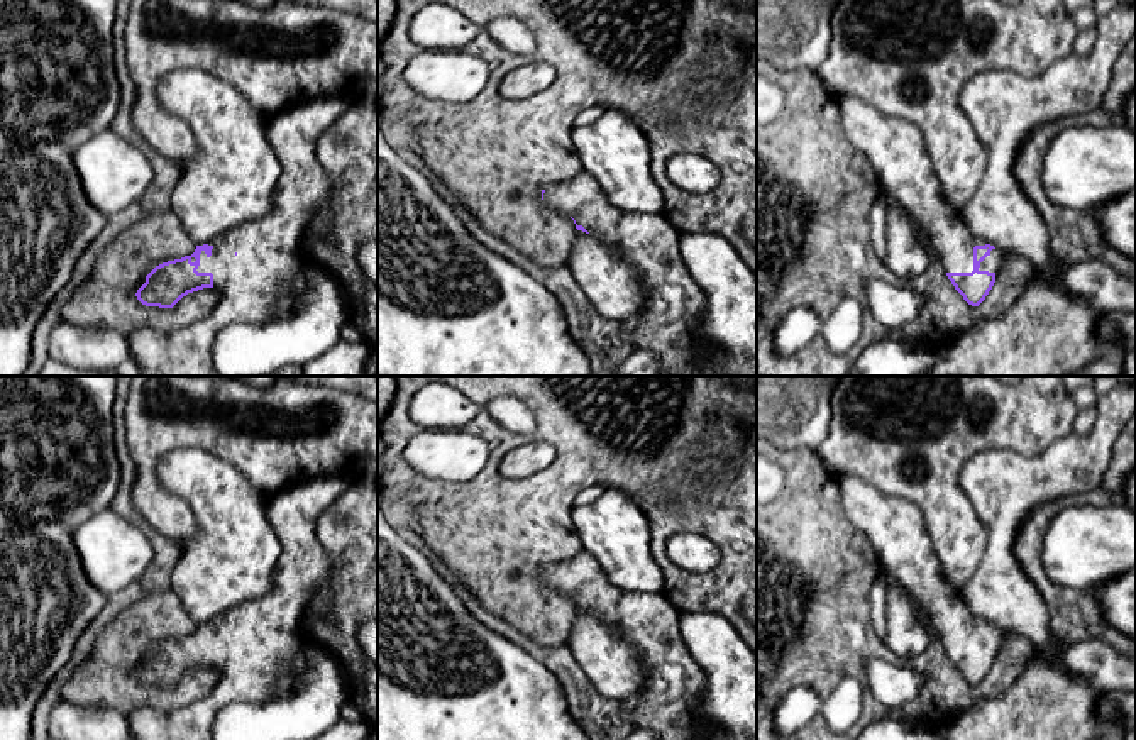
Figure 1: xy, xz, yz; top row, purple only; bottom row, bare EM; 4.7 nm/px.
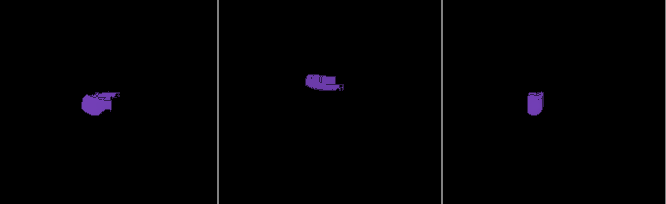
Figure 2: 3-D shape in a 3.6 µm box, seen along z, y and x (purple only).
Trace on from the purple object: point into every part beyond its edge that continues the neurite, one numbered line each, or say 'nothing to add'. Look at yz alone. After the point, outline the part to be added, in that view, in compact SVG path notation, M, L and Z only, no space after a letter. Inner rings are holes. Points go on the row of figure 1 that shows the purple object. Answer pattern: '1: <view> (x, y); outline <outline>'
1: yz (894, 148); outline M852 95L840 97L840 112L850 144L865 156L891 198L928 230L943 269L972 273L973 247L987 242L970 232L943 195L919 127Z

